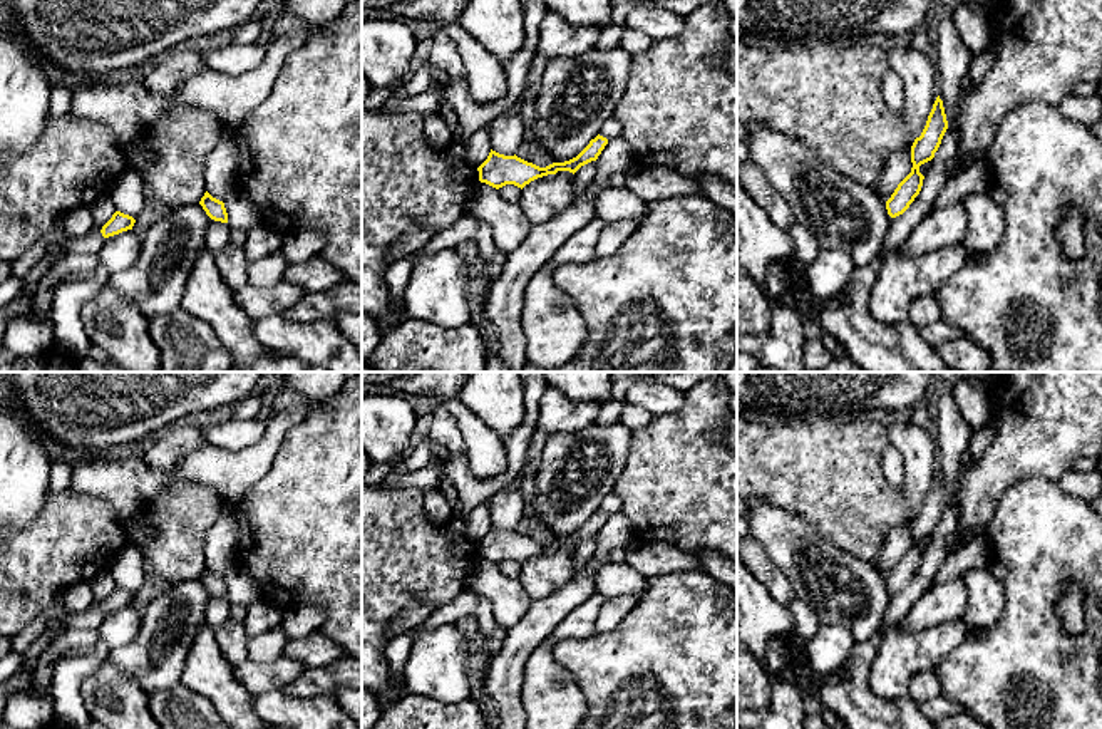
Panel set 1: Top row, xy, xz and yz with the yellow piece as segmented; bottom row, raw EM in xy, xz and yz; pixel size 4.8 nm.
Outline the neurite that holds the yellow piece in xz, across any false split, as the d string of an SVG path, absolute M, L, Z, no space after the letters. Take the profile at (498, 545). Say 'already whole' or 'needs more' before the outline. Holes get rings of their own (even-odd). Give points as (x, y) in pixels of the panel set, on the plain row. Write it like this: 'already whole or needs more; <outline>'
already whole; M598 509L576 533L564 538L553 538L546 543L528 538L516 530L504 531L491 525L487 535L477 543L479 556L496 565L506 560L514 560L523 565L531 556L556 550L558 546L569 546L574 550L581 541L596 536L606 520L608 514Z

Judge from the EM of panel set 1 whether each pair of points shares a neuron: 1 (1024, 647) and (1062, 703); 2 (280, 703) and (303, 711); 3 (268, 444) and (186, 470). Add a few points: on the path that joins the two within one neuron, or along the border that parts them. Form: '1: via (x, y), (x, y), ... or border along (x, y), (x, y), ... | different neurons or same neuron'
1: via (1029, 661), (1055, 689) | same neuron
2: via (285, 708), (298, 711) | same neuron
3: via (248, 465), (245, 468), (206, 468) | same neuron

